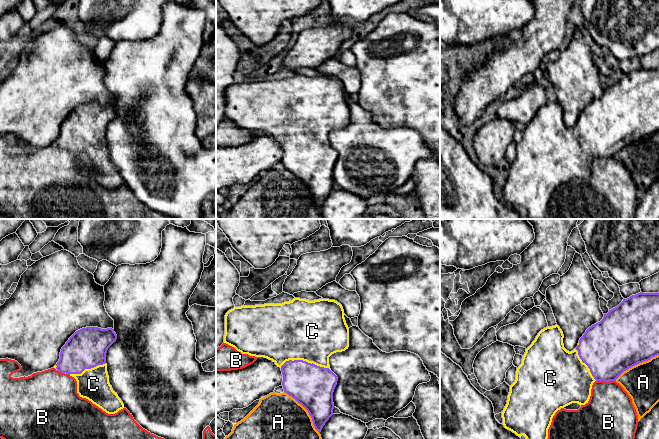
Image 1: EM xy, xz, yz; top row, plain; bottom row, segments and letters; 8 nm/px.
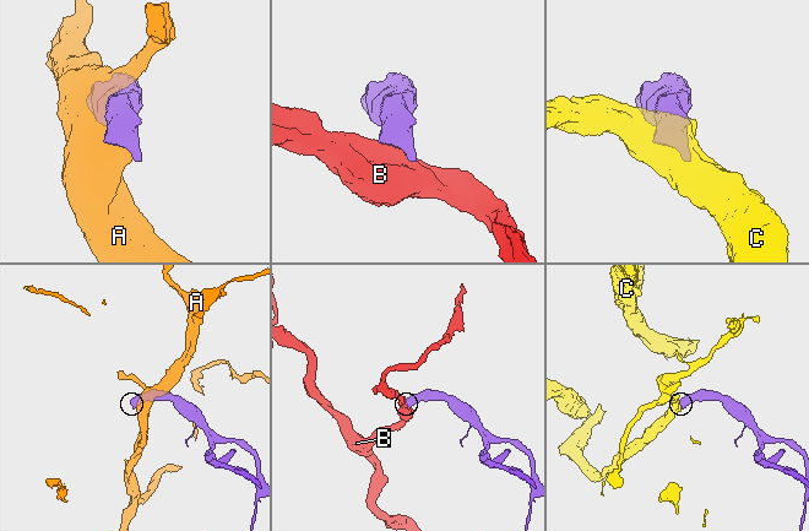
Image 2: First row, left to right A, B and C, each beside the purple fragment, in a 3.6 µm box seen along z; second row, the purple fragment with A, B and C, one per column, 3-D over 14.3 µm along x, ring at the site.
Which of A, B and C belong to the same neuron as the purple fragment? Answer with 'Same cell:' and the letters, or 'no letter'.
Same cell: C

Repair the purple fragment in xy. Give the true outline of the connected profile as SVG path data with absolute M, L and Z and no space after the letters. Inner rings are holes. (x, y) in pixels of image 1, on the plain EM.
M86 103L76 107L62 123L54 144L74 153L77 169L108 190L115 190L124 180L112 165L107 148L106 129L116 117L114 105Z

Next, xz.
M294 74L282 80L264 80L234 83L225 91L224 119L242 130L264 133L281 144L284 168L301 180L312 194L315 205L320 209L325 199L333 191L333 168L338 154L331 147L329 133L349 123L349 104L344 94L344 86L335 76L319 75L309 77Z

